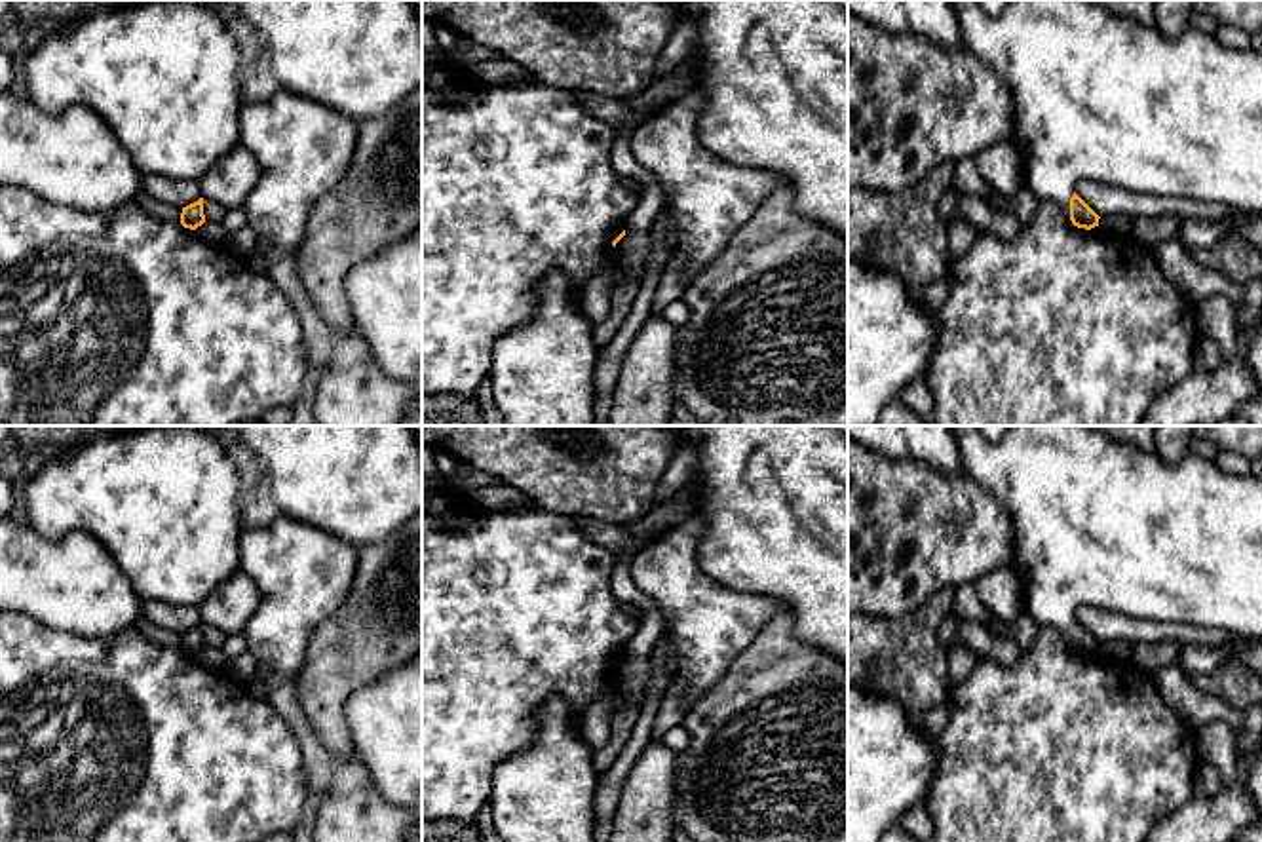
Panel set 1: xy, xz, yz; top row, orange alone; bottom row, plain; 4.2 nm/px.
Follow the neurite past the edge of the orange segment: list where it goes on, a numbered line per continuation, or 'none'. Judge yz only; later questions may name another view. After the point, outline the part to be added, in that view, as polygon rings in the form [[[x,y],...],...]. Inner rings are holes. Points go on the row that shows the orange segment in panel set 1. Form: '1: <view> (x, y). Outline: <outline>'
1: yz (1099, 97). Outline: [[[952,0],[958,13],[964,49],[988,63],[1004,80],[1013,99],[1013,135],[1011,141],[1026,148],[1023,186],[1040,201],[1057,203],[1070,220],[1070,198],[1080,181],[1093,181],[1123,188],[1129,192],[1154,196],[1178,196],[1205,203],[1220,203],[1232,213],[1262,213],[1262,53],[1230,49],[1213,34],[1188,27],[1176,38],[1165,38],[1156,27],[1110,13],[1099,0],[1005,0],[1000,17],[990,17],[977,0]],[[1070,220],[1072,222],[1072,220]]]

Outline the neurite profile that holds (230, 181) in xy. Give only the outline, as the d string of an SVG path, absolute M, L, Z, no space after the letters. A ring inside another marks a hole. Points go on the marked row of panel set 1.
M238 144L198 184L203 200L217 201L224 209L236 209L243 207L258 177L258 162L243 144Z

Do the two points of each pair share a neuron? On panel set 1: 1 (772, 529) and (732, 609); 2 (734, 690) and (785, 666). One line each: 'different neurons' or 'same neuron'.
1: different neurons
2: same neuron

